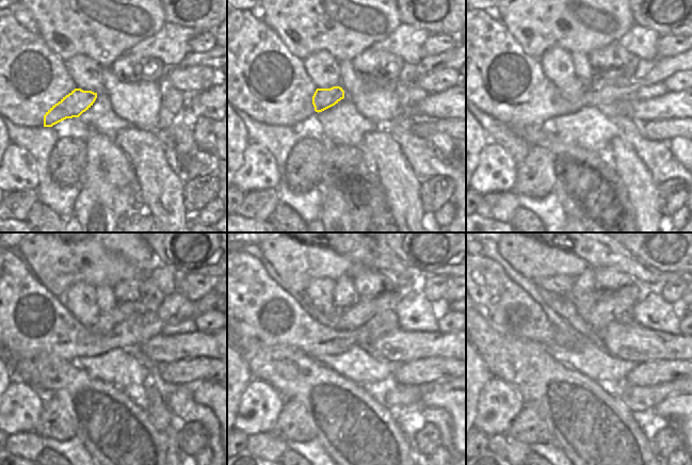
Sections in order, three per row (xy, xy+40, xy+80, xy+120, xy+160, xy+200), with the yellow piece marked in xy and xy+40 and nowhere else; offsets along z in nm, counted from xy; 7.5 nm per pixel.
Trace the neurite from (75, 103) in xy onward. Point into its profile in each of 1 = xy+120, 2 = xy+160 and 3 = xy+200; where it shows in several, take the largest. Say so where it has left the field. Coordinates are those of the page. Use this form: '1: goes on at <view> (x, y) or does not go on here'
1: goes on at xy+120 (106, 321)
2: goes on at xy+160 (364, 308)
3: goes on at xy+200 (609, 307)

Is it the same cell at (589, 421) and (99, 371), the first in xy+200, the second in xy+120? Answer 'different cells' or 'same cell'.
different cells

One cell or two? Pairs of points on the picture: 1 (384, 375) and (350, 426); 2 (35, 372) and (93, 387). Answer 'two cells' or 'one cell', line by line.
1: two cells
2: one cell

